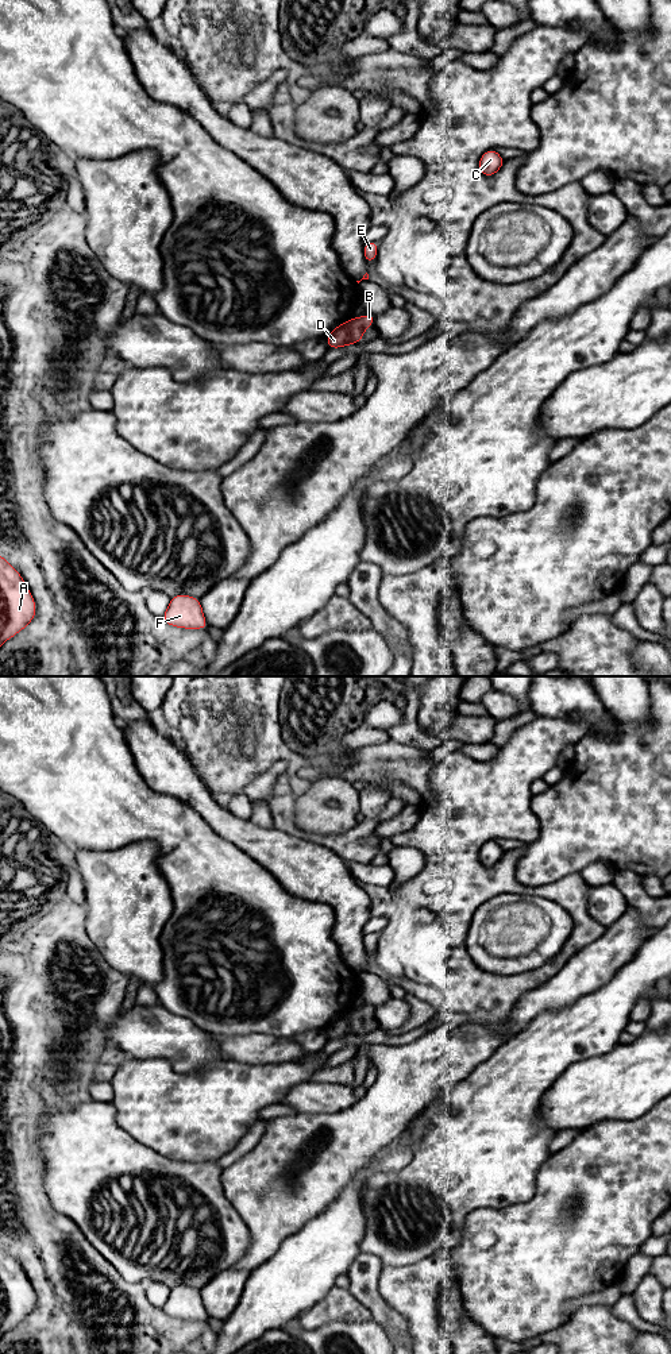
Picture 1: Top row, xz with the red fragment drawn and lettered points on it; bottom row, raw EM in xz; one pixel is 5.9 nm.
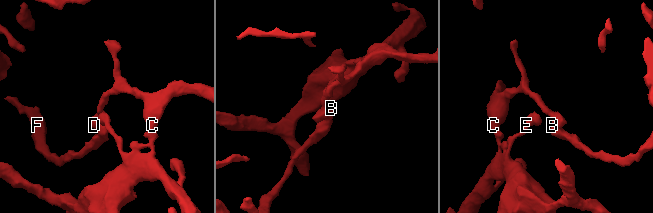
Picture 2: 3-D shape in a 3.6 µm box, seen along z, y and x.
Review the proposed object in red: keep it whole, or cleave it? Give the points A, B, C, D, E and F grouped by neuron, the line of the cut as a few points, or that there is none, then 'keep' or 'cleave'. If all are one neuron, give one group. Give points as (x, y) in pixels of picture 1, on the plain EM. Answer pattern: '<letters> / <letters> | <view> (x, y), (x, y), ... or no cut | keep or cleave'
A B F / C D E | xz (347, 1013), (350, 1029), (354, 1033) | cleave

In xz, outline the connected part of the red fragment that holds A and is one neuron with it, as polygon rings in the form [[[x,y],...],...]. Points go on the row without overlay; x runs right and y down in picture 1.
[[[0,1246],[0,1338],[34,1311],[36,1295],[18,1261]]]

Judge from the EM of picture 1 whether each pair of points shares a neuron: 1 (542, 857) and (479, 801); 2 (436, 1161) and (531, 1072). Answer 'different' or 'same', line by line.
1: different
2: same

